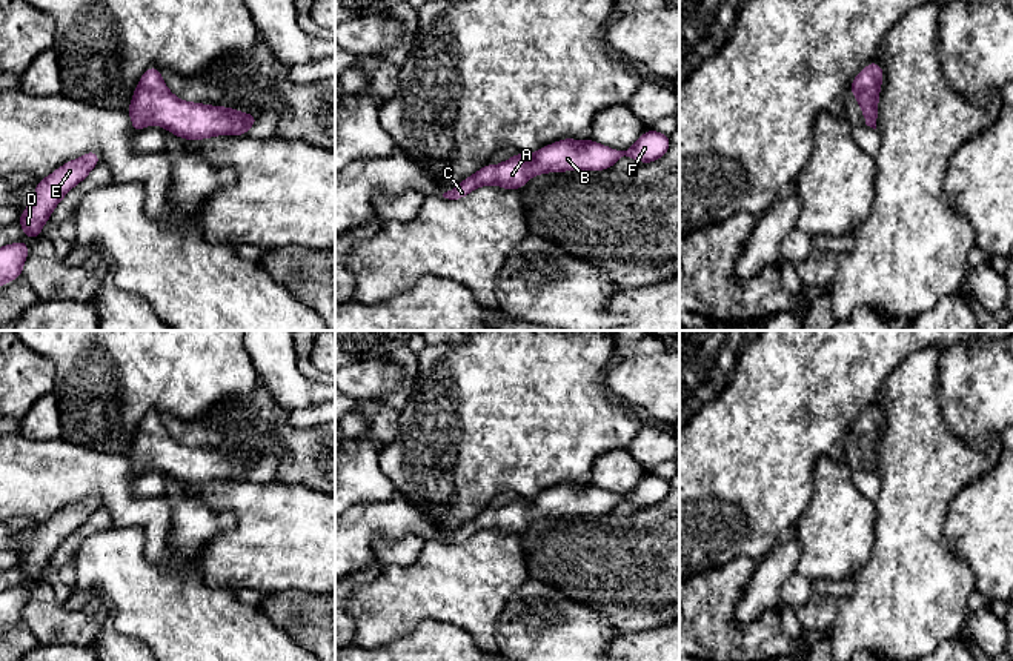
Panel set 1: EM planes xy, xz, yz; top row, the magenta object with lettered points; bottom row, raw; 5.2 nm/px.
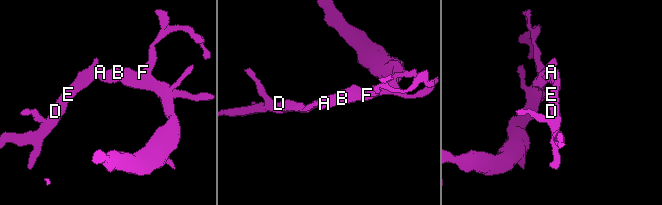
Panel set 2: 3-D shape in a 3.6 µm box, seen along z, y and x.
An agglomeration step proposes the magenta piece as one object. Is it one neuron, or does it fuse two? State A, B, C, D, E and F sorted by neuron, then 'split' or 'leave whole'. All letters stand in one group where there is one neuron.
groups A B C D E F; leave whole

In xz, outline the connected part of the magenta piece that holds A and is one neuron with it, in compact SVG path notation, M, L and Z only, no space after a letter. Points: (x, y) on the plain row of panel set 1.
M647 473L638 486L626 495L607 492L592 483L584 486L563 483L533 498L518 497L497 510L487 507L452 535L444 536L443 541L458 544L467 541L480 530L492 529L498 529L503 533L520 535L533 520L564 515L612 513L621 501L632 501L641 509L652 507L663 503L669 492L669 480L653 473Z

